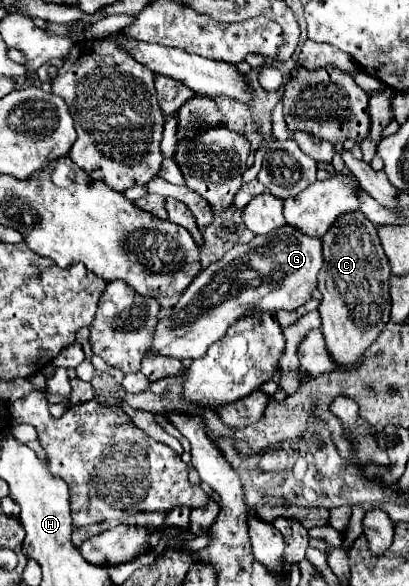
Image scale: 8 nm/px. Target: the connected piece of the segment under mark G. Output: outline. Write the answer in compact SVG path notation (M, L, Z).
M283 225L271 235L255 237L251 249L261 253L265 271L245 271L245 245L235 245L219 261L203 269L185 289L169 317L157 323L151 345L153 353L177 359L199 359L207 353L209 345L225 335L233 321L249 313L293 311L311 299L311 293L317 289L317 275L323 267L319 237L309 237L293 225Z

